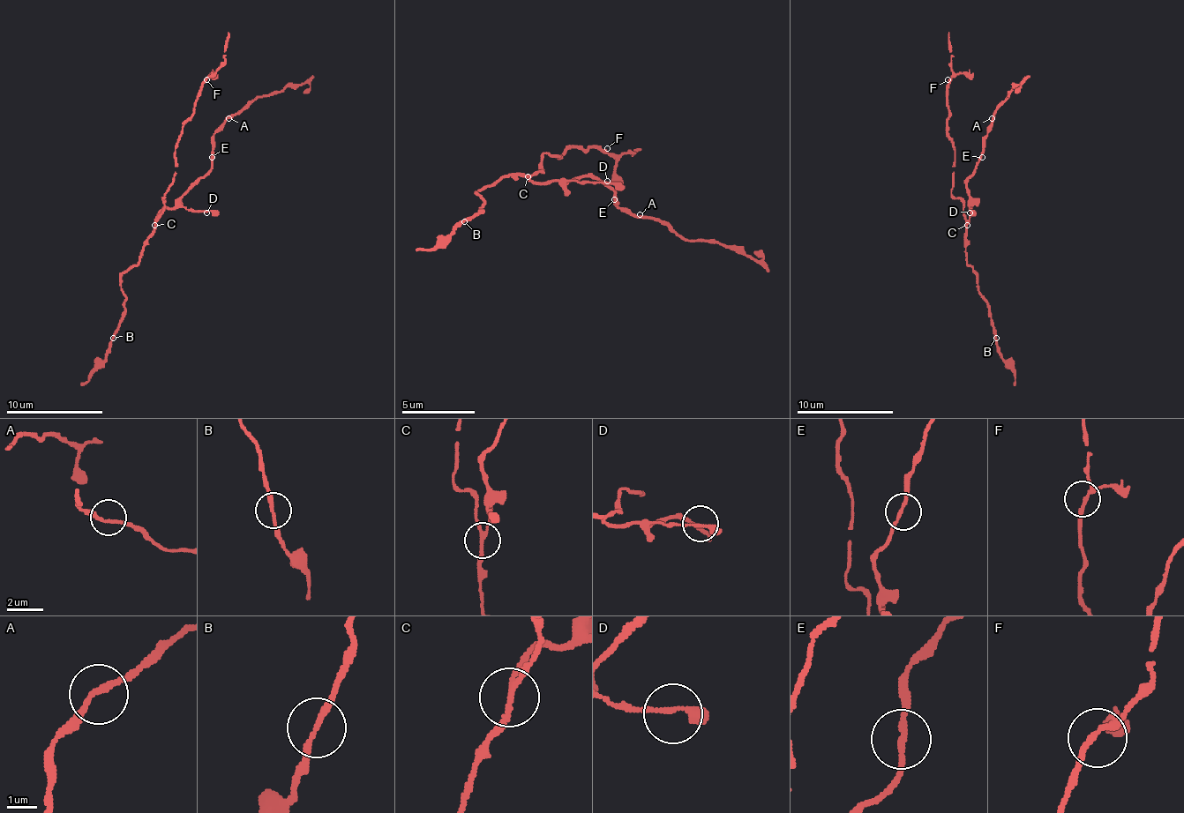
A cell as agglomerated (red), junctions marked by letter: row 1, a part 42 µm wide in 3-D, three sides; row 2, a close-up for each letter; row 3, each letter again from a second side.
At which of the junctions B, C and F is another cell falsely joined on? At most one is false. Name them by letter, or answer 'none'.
C

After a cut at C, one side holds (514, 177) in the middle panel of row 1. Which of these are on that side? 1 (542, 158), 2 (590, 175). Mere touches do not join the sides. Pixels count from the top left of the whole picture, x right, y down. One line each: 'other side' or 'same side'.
1: same side
2: other side

